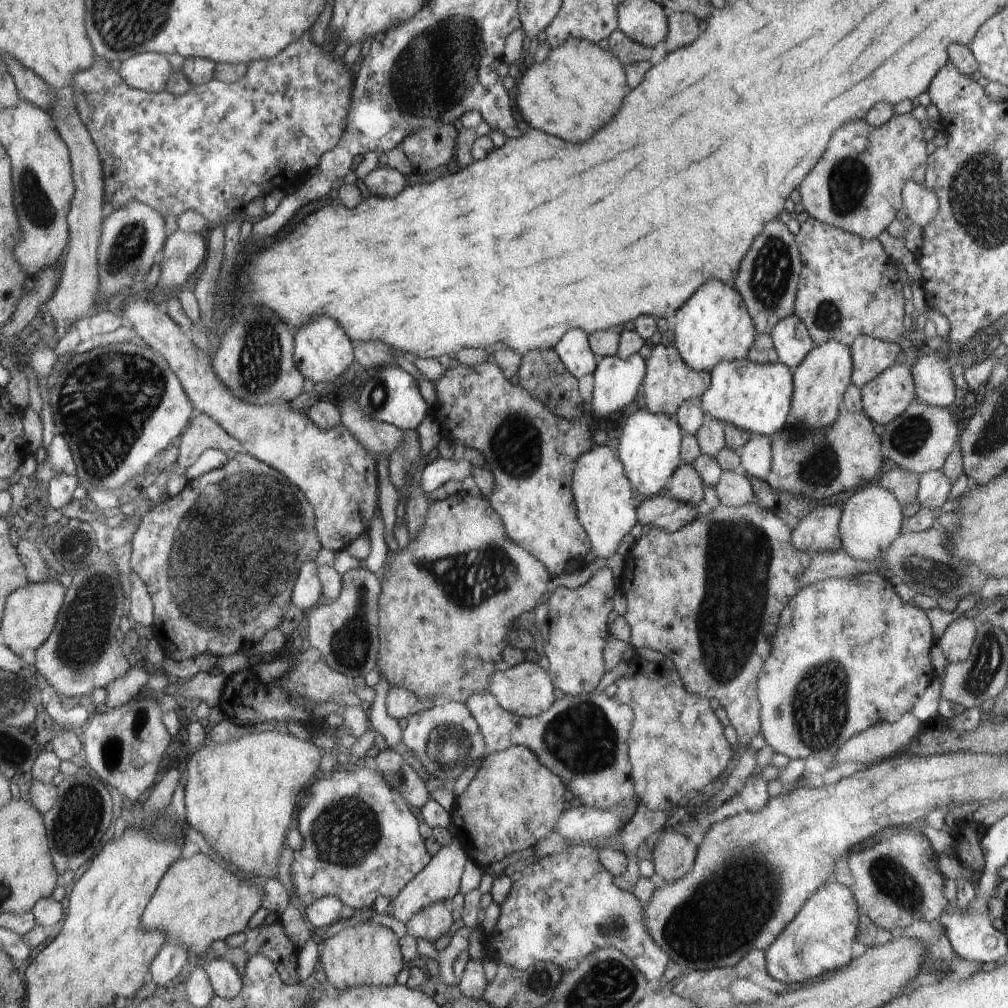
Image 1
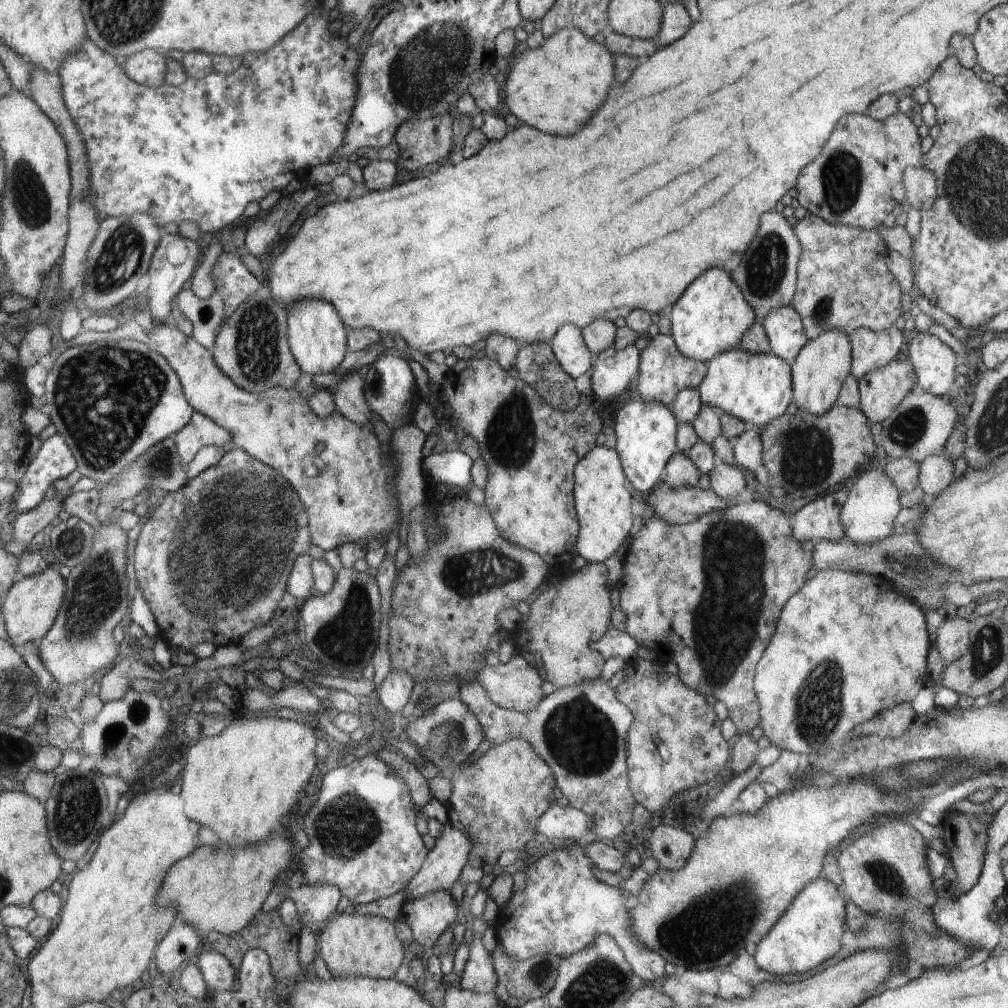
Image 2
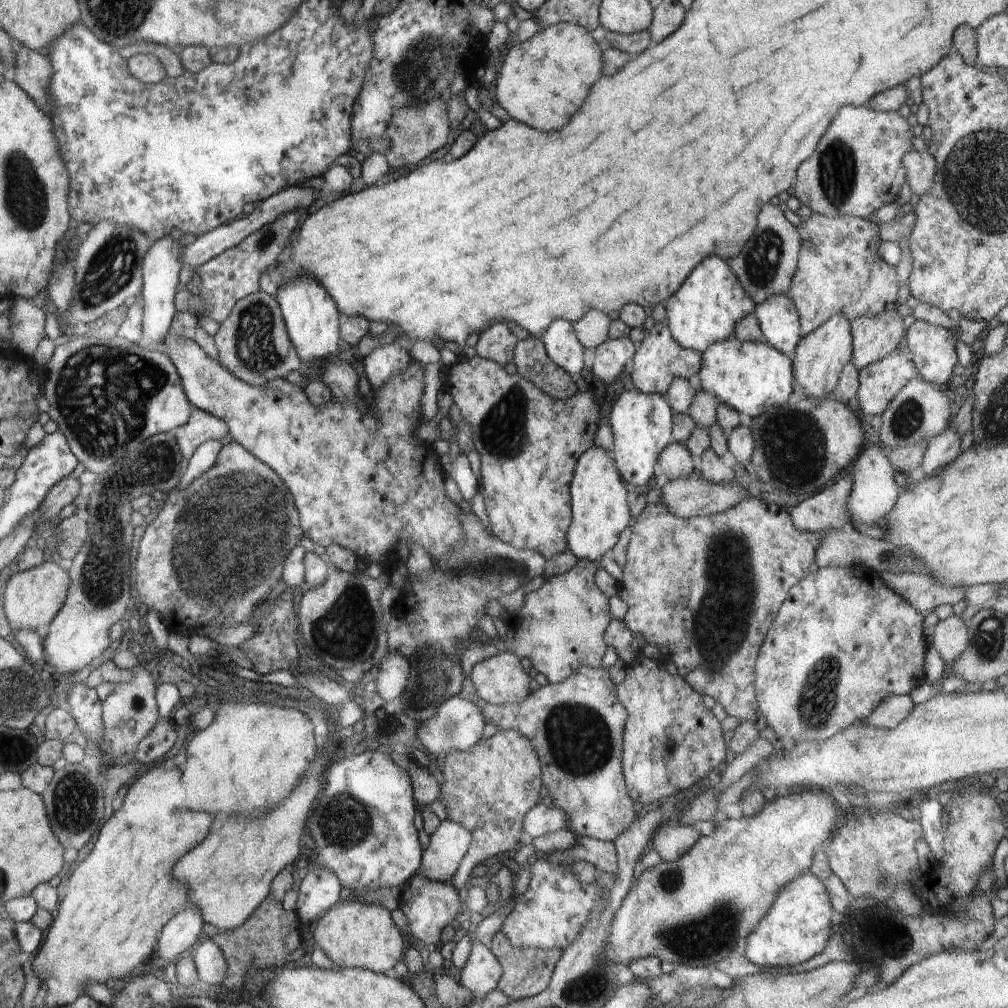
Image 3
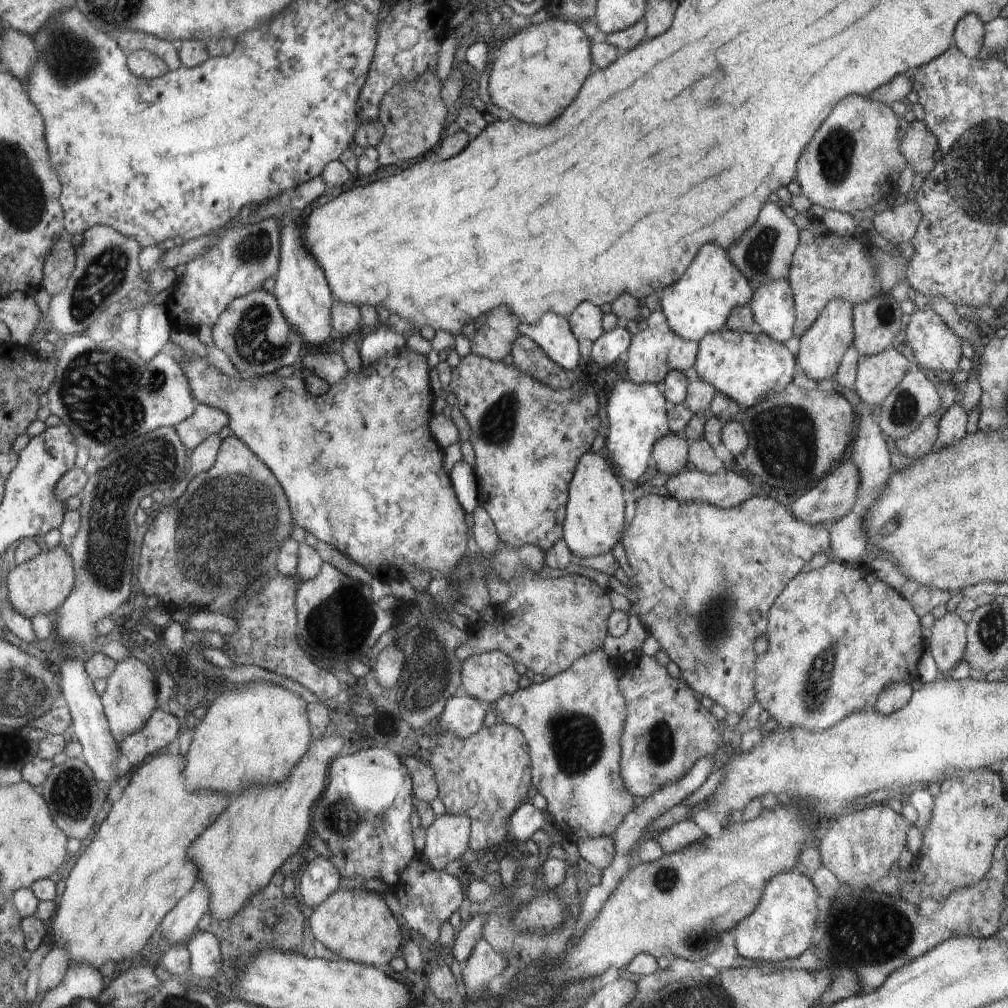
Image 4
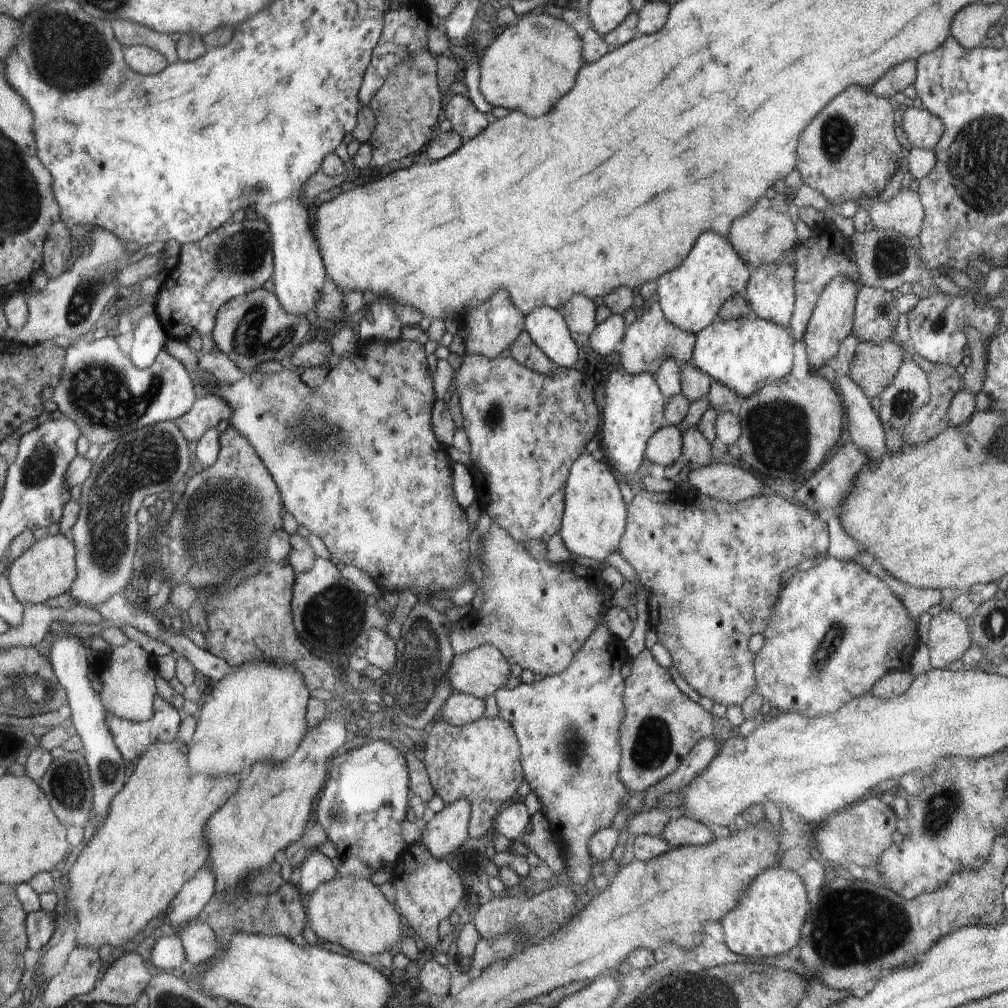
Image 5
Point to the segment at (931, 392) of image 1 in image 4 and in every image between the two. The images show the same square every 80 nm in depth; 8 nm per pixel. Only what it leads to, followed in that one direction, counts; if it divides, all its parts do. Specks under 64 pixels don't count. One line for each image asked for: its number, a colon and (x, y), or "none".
2: (934, 362)
3: (933, 353)
4: (936, 346)

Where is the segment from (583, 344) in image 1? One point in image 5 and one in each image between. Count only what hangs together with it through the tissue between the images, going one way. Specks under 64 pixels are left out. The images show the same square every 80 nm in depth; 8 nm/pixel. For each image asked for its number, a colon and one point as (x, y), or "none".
2: (569, 349)
3: (562, 346)
4: (552, 333)
5: (546, 327)

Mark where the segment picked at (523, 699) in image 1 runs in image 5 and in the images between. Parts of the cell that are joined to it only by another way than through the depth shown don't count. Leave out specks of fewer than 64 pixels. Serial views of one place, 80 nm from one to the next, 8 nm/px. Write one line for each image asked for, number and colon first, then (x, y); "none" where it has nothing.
2: (516, 685)
3: (500, 679)
4: (488, 676)
5: (481, 672)

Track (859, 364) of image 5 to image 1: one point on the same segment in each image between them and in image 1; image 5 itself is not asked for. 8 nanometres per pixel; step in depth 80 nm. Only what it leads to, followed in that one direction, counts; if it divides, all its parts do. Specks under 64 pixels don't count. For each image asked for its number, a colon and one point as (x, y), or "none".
1: (884, 398)
2: (881, 390)
3: (880, 382)
4: (877, 376)

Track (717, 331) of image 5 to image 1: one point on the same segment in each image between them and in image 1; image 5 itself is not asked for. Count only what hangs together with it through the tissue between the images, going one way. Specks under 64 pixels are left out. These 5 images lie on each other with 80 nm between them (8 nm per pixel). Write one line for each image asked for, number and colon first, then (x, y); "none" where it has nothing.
1: (755, 398)
2: (757, 388)
3: (753, 378)
4: (748, 368)

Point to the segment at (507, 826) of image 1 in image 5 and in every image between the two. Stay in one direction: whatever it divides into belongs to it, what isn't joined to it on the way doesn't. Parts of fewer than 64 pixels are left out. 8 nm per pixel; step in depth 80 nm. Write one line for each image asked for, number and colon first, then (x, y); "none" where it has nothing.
2: (496, 801)
3: (489, 789)
4: (487, 776)
5: (481, 763)

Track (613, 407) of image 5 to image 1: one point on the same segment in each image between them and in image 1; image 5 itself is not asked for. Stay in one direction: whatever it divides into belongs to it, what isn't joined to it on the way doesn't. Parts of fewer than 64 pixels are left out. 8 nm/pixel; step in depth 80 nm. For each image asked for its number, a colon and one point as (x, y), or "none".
1: (650, 445)
2: (646, 432)
3: (642, 423)
4: (638, 414)

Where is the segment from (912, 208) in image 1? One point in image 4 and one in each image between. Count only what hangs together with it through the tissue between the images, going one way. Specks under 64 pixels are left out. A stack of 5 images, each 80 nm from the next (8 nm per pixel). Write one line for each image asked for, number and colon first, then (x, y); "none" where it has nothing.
2: (920, 185)
3: (920, 169)
4: (918, 147)

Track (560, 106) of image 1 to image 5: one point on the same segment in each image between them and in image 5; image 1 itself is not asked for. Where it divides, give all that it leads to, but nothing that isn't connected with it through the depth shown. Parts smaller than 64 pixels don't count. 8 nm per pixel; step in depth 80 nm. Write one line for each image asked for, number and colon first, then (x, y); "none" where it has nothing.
2: (558, 87)
3: (543, 82)
4: (536, 74)
5: (529, 66)

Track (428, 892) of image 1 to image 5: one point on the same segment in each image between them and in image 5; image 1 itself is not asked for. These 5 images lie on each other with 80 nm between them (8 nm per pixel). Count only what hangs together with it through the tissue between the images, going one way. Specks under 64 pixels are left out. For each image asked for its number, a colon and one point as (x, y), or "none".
2: (442, 867)
3: (448, 843)
4: (447, 838)
5: (446, 832)

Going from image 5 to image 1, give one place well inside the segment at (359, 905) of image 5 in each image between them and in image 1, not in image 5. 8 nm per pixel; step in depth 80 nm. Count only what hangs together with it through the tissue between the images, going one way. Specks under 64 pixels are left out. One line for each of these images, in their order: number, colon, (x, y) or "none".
1: (367, 954)
2: (352, 944)
3: (352, 934)
4: (356, 925)

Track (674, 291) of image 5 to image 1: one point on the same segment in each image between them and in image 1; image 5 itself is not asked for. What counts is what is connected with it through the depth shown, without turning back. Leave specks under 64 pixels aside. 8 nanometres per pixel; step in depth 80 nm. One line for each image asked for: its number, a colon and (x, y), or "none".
1: (714, 326)
2: (711, 317)
3: (710, 303)
4: (701, 302)

